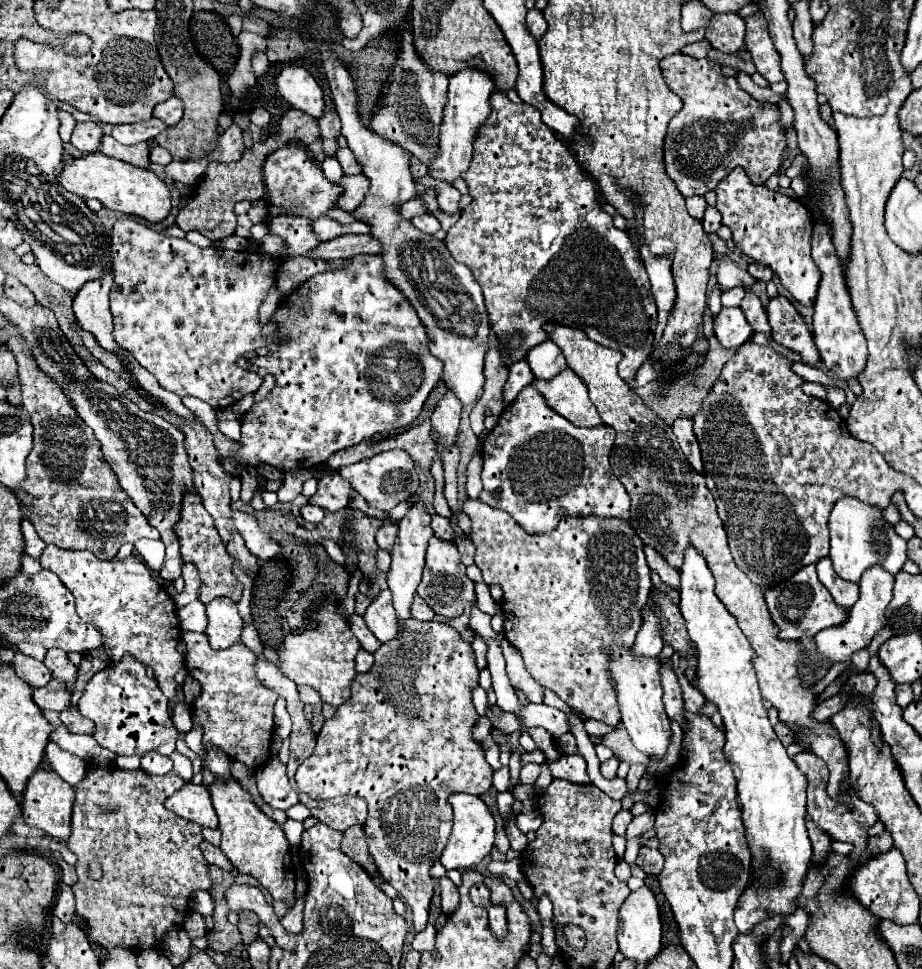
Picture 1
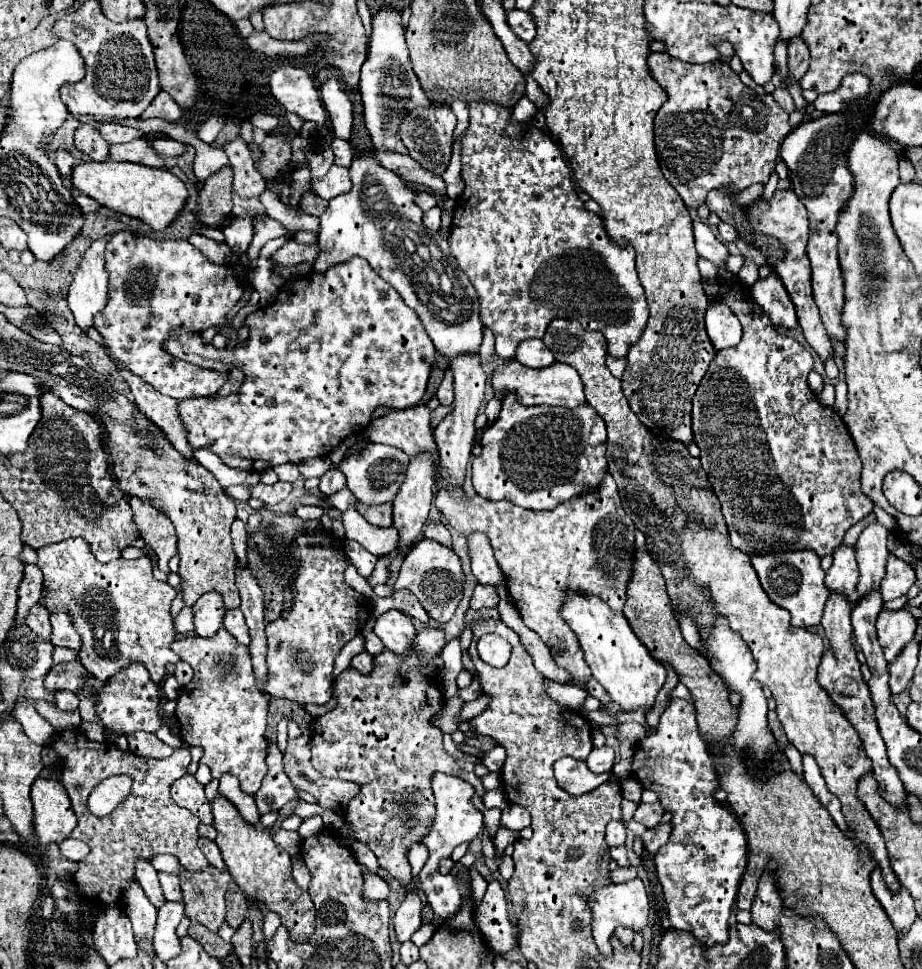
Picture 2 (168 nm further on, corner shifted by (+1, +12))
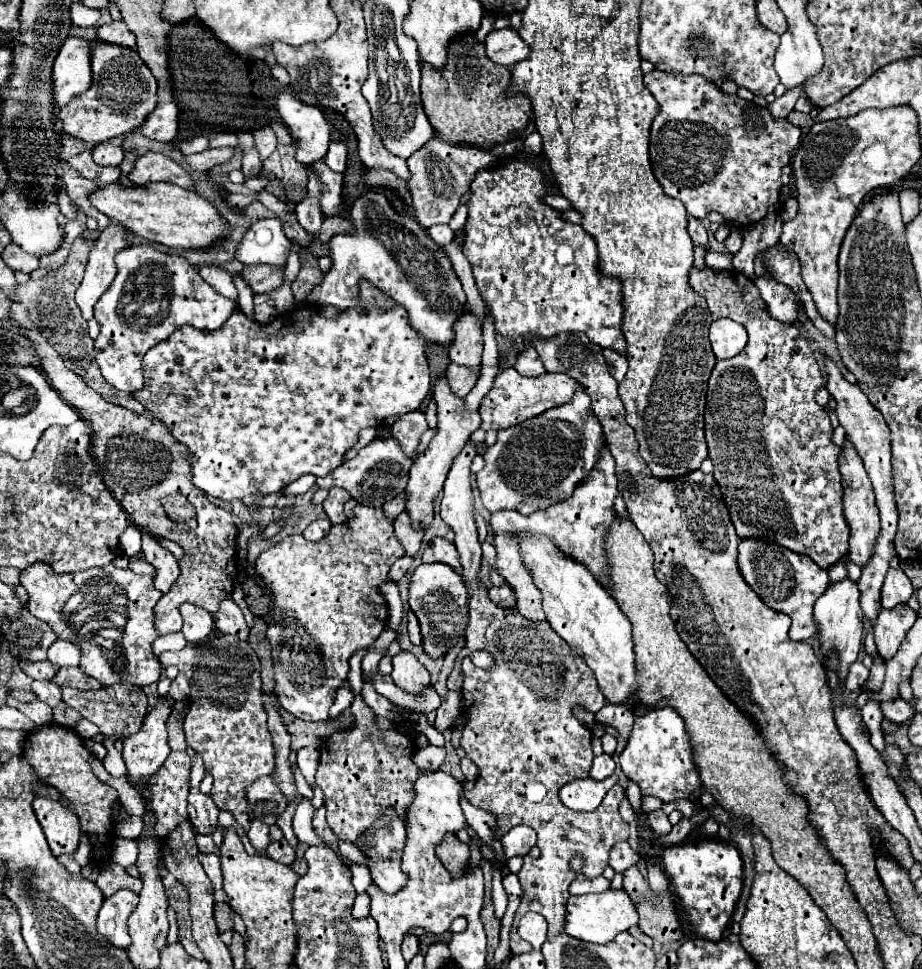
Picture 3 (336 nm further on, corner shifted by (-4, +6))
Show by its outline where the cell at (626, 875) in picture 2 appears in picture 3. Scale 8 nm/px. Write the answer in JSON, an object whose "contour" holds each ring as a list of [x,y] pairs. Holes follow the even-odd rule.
{"contour":[[[578,875],[572,885],[570,885],[570,895],[584,895],[584,893],[600,893],[600,891],[608,891],[610,889],[610,881],[604,879],[602,875],[600,877],[584,877],[584,875]]]}

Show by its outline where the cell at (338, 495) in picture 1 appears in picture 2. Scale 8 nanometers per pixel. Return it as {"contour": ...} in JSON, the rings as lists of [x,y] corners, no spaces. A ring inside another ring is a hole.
{"contour":[[[331,467],[323,477],[321,477],[321,483],[319,483],[319,491],[329,497],[333,493],[337,493],[339,489],[345,487],[345,475],[339,467]]]}

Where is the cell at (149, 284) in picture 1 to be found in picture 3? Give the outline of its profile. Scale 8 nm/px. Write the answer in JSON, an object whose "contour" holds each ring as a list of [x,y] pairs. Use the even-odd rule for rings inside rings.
{"contour":[[[132,245],[116,255],[116,265],[116,279],[94,305],[94,319],[100,323],[94,351],[104,379],[118,391],[132,393],[142,385],[140,365],[148,349],[168,339],[182,325],[192,325],[202,331],[220,329],[236,305],[204,283],[198,271],[180,255],[160,253],[150,245]],[[166,283],[172,289],[170,301]]]}

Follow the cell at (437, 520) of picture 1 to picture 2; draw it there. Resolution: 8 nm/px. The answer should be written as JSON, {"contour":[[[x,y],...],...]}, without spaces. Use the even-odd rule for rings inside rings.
{"contour":[[[437,521],[437,523],[427,523],[423,535],[429,537],[429,539],[435,539],[435,541],[439,541],[439,543],[445,543],[447,547],[451,547],[451,533],[449,533],[447,525],[443,525],[441,521]]]}

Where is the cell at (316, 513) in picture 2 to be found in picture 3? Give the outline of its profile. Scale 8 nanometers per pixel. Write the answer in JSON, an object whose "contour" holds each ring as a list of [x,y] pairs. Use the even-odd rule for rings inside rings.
{"contour":[[[316,519],[316,521],[312,521],[312,523],[304,529],[302,535],[304,535],[308,541],[320,541],[324,535],[328,535],[330,527],[332,527],[332,523],[330,523],[328,519]]]}

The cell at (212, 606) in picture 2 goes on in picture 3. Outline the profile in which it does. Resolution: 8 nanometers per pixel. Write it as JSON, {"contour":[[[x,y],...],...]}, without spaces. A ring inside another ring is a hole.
{"contour":[[[182,603],[180,605],[180,615],[184,619],[182,635],[190,643],[204,641],[210,635],[210,631],[214,629],[212,615],[206,609],[200,609],[200,607],[192,605],[192,603]]]}

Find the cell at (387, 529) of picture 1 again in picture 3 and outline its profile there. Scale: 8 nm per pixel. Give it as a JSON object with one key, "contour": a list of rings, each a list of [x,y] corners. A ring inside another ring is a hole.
{"contour":[[[400,493],[396,499],[388,501],[382,509],[384,509],[386,515],[390,515],[390,517],[398,517],[398,515],[406,509],[406,493]]]}

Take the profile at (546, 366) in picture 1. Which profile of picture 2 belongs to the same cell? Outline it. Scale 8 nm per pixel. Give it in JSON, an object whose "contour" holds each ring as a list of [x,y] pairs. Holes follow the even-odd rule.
{"contour":[[[527,339],[517,347],[517,355],[515,359],[525,365],[525,367],[533,367],[533,369],[541,369],[541,367],[549,367],[555,363],[553,353],[545,347],[543,339]]]}

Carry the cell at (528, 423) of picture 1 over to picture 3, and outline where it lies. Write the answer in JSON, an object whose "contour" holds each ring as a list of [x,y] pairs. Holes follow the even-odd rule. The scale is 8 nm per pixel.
{"contour":[[[578,387],[566,405],[548,409],[540,417],[528,419],[520,425],[514,425],[512,429],[500,431],[498,441],[492,447],[488,447],[484,453],[484,461],[486,461],[484,469],[478,471],[476,475],[476,487],[480,491],[480,499],[484,507],[490,513],[500,511],[500,509],[510,509],[522,515],[530,515],[540,509],[540,503],[544,499],[564,501],[564,497],[570,497],[572,489],[592,471],[596,463],[596,453],[600,453],[600,449],[604,447],[602,435],[600,435],[600,441],[592,443],[592,447],[586,445],[588,441],[584,435],[584,417],[588,415],[588,409],[590,409],[590,397],[584,393],[582,387]]]}

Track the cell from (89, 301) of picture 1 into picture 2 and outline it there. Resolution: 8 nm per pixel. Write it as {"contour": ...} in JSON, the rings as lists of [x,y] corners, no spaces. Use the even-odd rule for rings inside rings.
{"contour":[[[101,237],[85,251],[79,269],[73,275],[73,283],[67,293],[69,309],[81,329],[91,329],[95,313],[107,303],[109,275],[105,269],[105,243],[109,237]]]}

